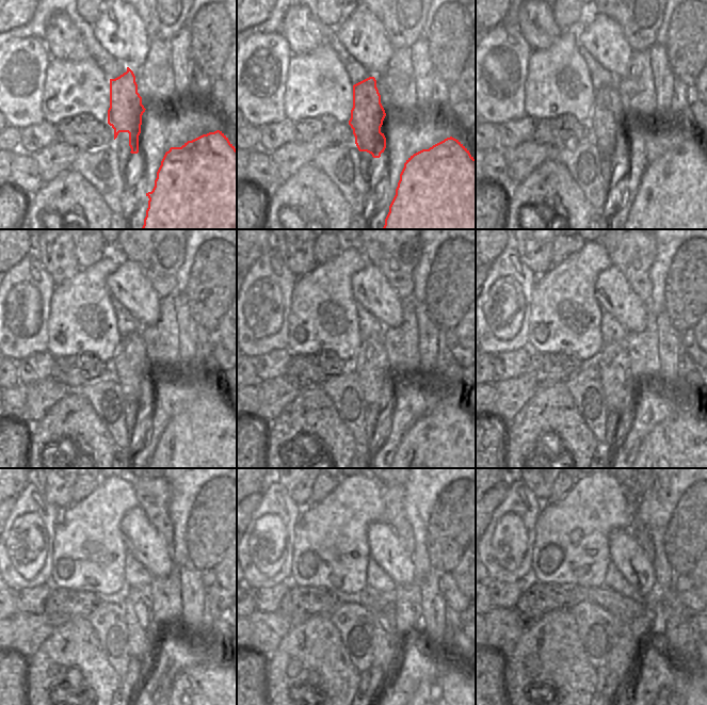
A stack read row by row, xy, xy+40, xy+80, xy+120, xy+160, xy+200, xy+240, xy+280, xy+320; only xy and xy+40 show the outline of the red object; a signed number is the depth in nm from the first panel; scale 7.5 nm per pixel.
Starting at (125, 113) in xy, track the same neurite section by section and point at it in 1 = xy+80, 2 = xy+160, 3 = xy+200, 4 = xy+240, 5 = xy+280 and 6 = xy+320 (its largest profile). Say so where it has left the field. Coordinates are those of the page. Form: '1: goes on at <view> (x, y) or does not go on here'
1: goes on at xy+80 (608, 130)
2: goes on at xy+160 (373, 370)
3: goes on at xy+200 (614, 367)
4: goes on at xy+240 (144, 639)
5: goes on at xy+280 (386, 642)
6: goes on at xy+320 (623, 659)

